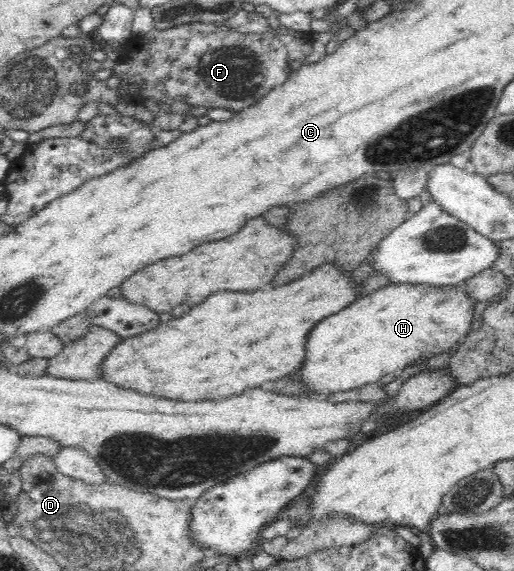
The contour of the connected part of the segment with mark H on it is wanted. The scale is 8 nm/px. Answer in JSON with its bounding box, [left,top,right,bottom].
[292,284,476,398]

